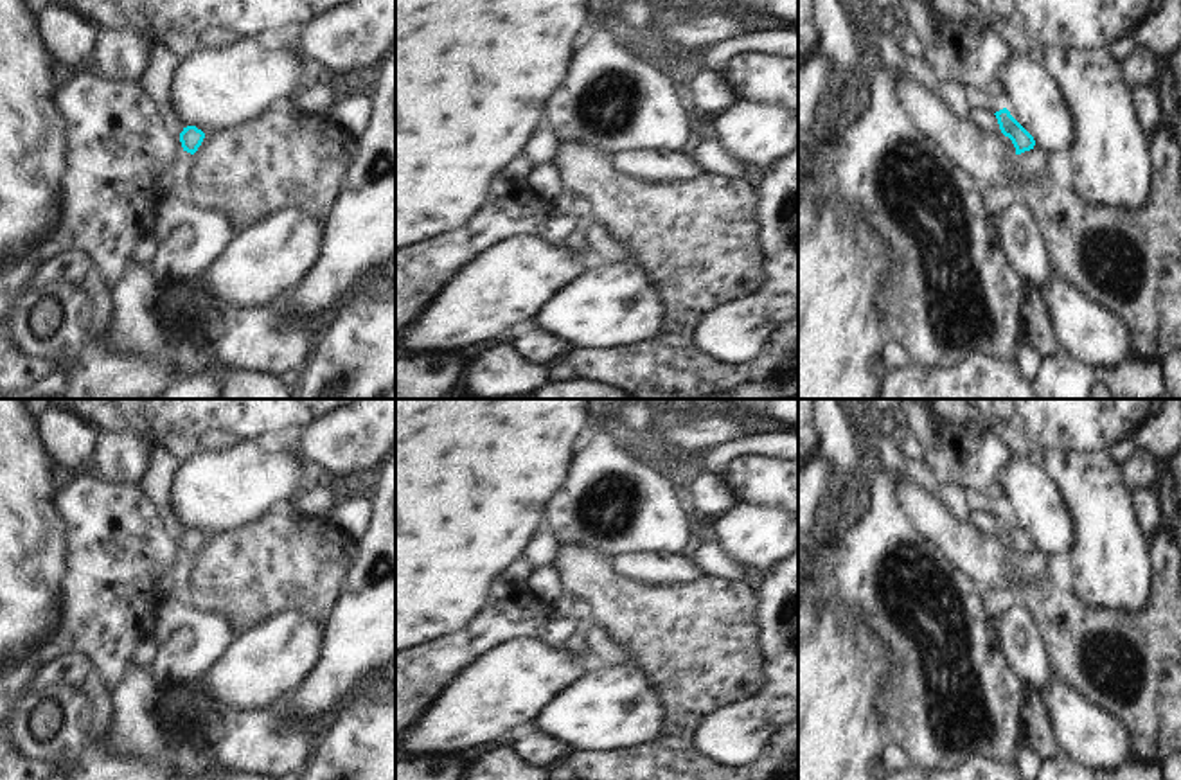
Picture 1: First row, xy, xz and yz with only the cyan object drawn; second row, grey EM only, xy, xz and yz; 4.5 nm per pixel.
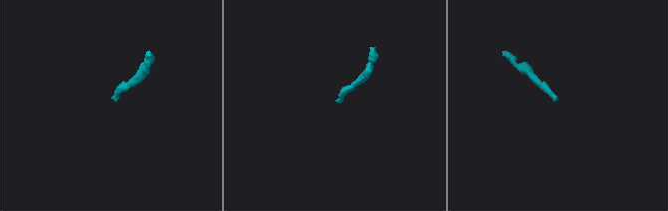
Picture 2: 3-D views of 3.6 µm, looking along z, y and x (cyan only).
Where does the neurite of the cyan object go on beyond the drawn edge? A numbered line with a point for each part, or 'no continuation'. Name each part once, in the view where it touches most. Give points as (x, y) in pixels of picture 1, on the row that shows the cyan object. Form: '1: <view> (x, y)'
no continuation

